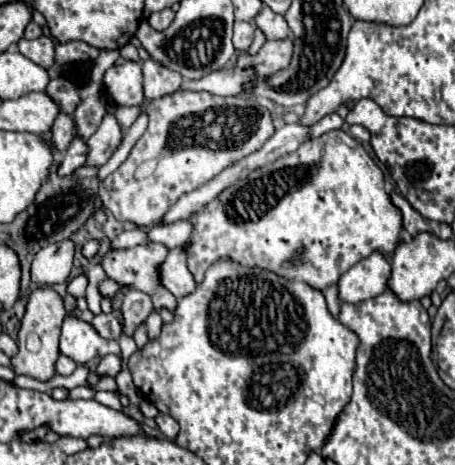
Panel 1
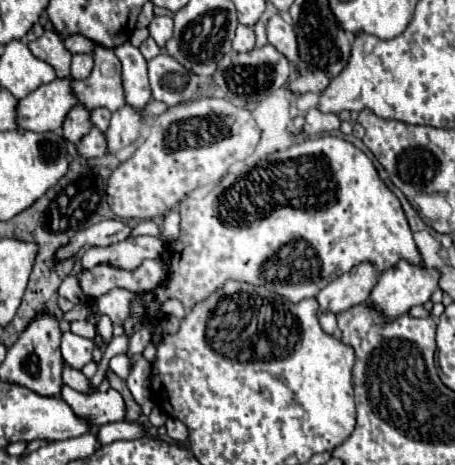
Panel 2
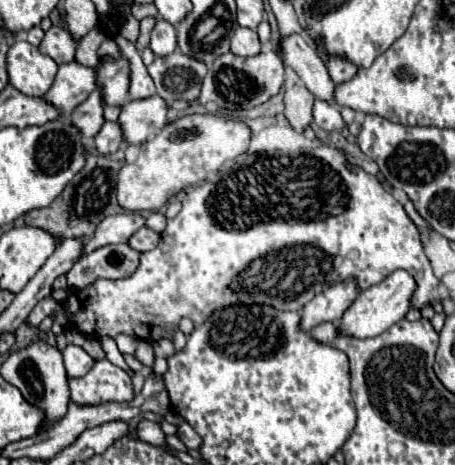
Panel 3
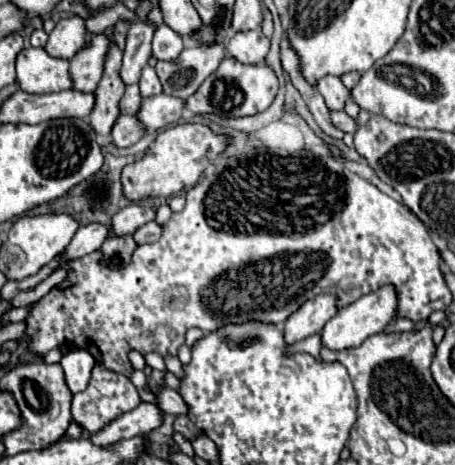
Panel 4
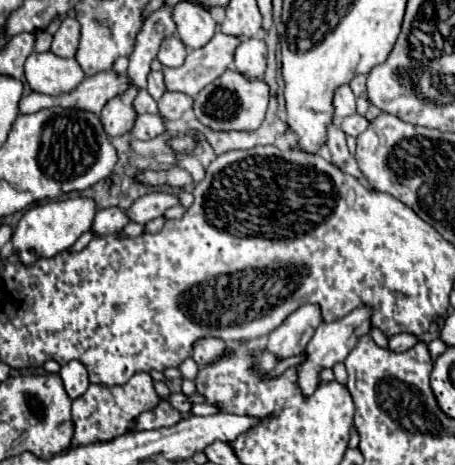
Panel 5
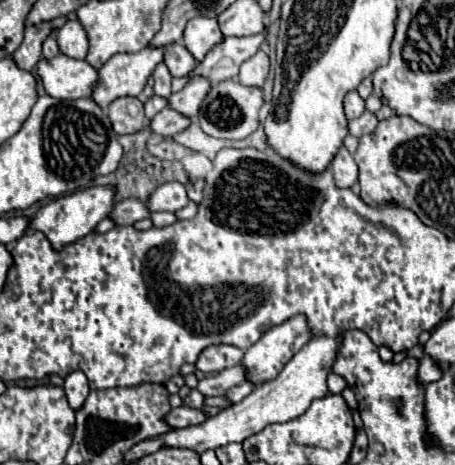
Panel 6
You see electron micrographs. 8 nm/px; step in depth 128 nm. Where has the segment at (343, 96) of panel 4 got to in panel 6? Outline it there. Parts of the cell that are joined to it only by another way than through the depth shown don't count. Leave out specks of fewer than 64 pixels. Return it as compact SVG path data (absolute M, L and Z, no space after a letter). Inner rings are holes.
M350 92L346 98L344 98L344 110L346 110L346 118L348 120L354 120L358 118L366 108L364 108L364 100L356 94L356 92Z

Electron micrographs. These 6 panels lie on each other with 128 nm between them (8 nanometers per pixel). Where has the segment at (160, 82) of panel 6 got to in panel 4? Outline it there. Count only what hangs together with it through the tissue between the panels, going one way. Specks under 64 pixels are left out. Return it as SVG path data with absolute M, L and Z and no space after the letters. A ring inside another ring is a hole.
M146 66L144 70L142 70L142 76L140 76L140 94L144 96L144 98L148 98L148 96L156 96L156 94L160 94L162 92L162 84L160 84L160 80L158 80L158 76L156 76L156 70L154 68L150 68L150 66Z

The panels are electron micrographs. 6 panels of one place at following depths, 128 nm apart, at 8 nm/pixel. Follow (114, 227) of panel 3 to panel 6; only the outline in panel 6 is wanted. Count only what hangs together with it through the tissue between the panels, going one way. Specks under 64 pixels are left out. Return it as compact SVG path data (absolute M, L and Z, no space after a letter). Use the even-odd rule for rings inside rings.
M168 182L154 190L154 194L148 198L148 208L150 212L156 212L156 210L176 212L184 208L188 202L190 198L186 194L186 188L180 182Z

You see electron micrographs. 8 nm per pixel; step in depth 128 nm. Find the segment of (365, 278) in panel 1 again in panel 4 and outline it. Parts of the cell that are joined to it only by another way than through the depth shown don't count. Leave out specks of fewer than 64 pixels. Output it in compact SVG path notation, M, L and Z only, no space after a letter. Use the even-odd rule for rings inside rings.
M320 294L314 300L304 302L286 322L284 322L284 340L286 344L294 344L312 334L318 334L324 324L336 314L334 296Z

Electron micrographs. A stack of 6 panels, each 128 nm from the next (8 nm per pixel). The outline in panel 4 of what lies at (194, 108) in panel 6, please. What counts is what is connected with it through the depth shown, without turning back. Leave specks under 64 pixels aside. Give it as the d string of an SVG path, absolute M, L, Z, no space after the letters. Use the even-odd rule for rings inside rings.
M158 94L142 100L138 118L144 122L148 132L158 132L168 124L178 122L182 116L182 110L184 110L184 100L168 94Z

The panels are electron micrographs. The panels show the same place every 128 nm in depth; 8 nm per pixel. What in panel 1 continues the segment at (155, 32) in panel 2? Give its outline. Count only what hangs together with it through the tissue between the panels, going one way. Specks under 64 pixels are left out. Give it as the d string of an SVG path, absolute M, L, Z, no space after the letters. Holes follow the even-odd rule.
M166 8L166 10L162 10L162 12L154 12L152 16L148 16L150 26L152 26L154 30L158 30L158 32L162 32L164 28L168 28L172 20L174 20L174 12L172 12L170 8Z

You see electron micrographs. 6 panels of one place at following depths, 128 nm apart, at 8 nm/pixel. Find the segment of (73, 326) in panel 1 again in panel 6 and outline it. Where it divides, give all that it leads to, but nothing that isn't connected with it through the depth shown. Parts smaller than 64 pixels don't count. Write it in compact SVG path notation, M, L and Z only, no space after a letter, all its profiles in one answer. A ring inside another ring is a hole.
M76 370L72 374L68 374L64 378L64 392L68 396L68 402L74 410L80 410L84 406L84 400L88 398L90 394L90 388L88 388L88 380L84 376L84 372Z

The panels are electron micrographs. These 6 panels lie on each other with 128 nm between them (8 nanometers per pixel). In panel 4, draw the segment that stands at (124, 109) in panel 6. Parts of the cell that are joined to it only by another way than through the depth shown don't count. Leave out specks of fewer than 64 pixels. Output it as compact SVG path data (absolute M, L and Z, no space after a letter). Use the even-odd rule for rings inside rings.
M112 44L104 66L104 76L96 88L96 104L90 114L90 124L98 134L110 134L112 124L116 124L116 116L120 116L120 98L126 92L126 84L120 80L120 60L122 50Z

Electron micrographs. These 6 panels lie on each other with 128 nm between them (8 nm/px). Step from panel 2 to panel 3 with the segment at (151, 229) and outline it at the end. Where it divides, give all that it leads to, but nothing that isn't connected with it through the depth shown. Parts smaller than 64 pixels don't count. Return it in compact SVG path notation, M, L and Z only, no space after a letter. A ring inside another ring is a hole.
M152 212L152 214L148 214L146 224L148 224L152 230L162 232L164 226L166 226L166 216L164 216L164 212Z

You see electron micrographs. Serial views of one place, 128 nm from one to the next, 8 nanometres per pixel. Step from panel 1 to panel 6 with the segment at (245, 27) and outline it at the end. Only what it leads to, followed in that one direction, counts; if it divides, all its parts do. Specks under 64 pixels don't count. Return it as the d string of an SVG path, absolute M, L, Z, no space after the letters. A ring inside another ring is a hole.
M258 50L252 58L248 58L240 66L240 84L262 88L266 76L268 76L268 68L270 68L268 56L262 50Z

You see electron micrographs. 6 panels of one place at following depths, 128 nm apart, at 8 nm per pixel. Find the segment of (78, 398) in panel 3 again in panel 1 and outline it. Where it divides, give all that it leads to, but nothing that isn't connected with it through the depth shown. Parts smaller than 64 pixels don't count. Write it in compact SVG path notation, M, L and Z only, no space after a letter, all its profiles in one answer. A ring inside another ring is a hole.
M60 354L58 362L56 362L56 372L58 372L60 376L70 376L74 370L76 370L76 362L74 362L74 360L70 360L68 356Z

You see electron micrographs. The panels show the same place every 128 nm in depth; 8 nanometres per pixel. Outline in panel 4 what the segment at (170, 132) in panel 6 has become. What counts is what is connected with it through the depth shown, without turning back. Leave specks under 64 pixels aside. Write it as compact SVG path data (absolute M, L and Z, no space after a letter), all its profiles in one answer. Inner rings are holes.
M120 116L112 128L114 144L120 148L136 144L144 134L146 134L144 124L140 124L140 120L136 120L136 116Z

